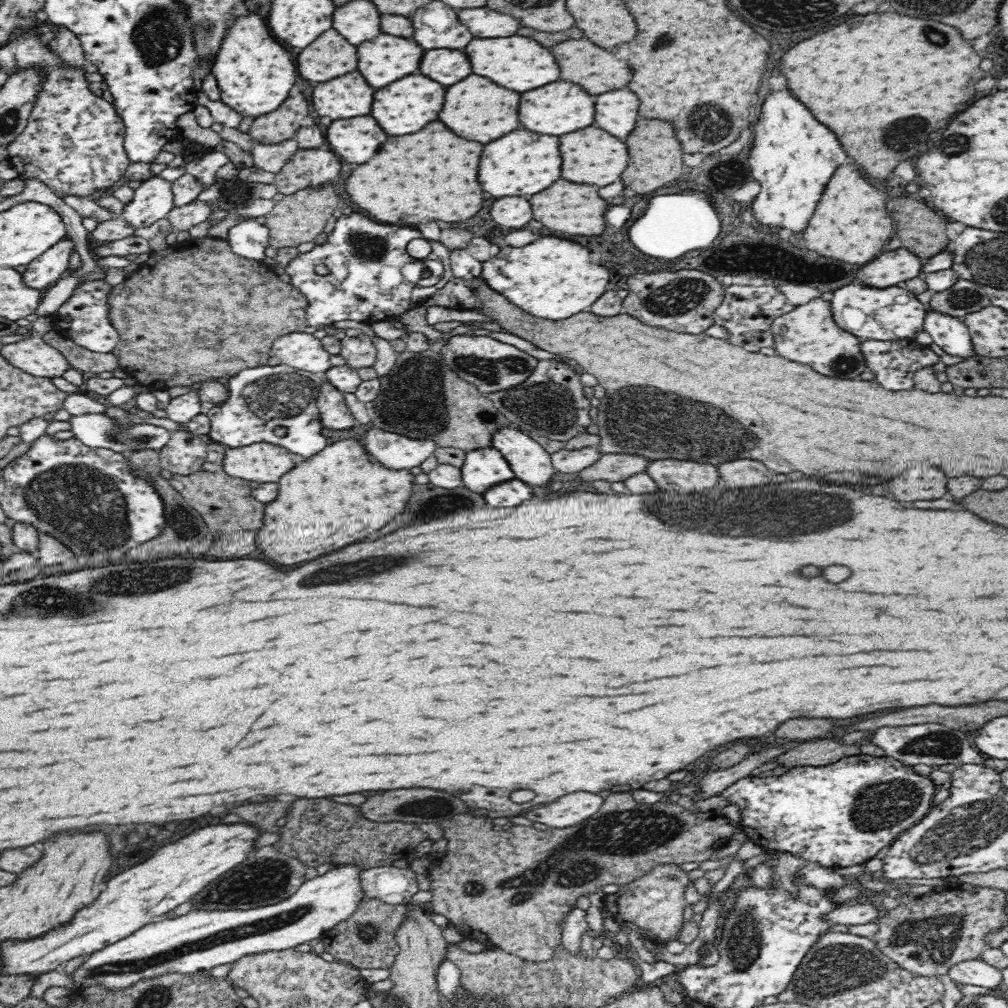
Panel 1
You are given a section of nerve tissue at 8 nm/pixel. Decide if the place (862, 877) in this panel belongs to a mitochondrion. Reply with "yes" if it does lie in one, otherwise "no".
no

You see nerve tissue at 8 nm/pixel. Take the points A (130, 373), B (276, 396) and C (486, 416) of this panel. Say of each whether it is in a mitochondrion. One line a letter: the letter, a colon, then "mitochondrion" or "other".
A: other
B: mitochondrion
C: mitochondrion

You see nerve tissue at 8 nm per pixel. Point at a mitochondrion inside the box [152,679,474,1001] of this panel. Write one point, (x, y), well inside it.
(264, 880)

